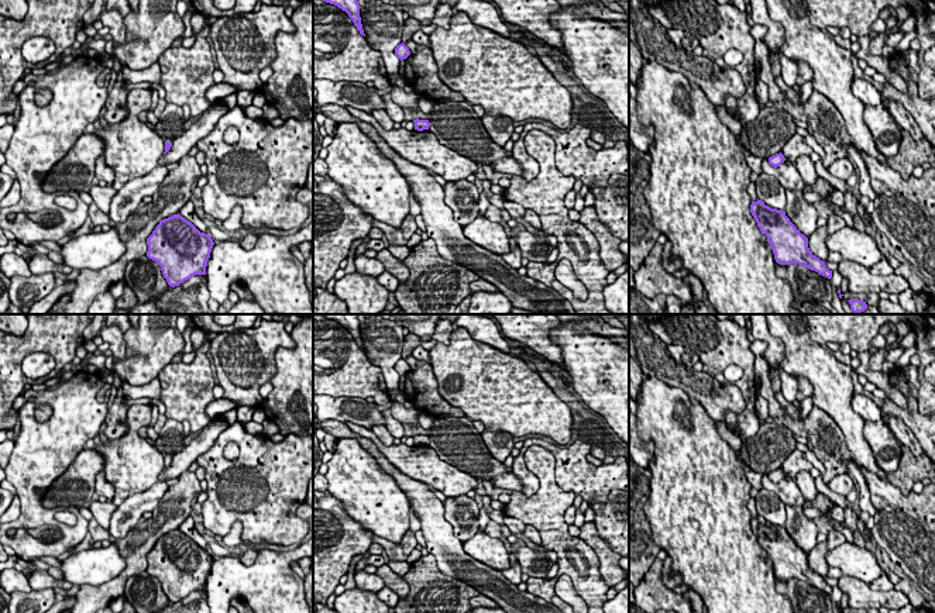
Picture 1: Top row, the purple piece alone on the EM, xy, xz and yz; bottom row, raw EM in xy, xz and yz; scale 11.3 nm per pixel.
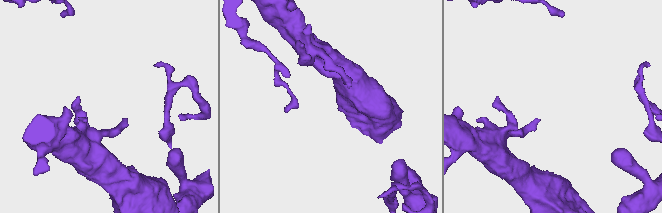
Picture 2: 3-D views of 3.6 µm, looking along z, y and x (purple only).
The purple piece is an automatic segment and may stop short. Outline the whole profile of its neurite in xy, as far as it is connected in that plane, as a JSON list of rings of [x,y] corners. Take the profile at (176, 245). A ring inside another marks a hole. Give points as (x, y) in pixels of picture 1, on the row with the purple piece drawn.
[[[178,213],[159,221],[147,245],[147,256],[161,266],[168,285],[175,287],[195,275],[206,275],[214,242]]]

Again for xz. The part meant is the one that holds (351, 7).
[[[323,0],[326,3],[334,4],[343,11],[348,14],[348,17],[353,20],[354,25],[360,31],[361,35],[365,37],[362,24],[361,24],[361,17],[360,17],[360,4],[357,0]]]

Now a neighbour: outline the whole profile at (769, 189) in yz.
[[[762,172],[757,175],[754,186],[757,199],[762,200],[766,206],[783,211],[786,210],[786,189],[774,176]]]

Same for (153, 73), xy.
[[[158,62],[152,63],[149,68],[142,70],[133,70],[124,65],[121,66],[121,72],[127,83],[135,85],[141,82],[149,82],[149,83],[157,83],[161,86],[159,83],[161,69]]]

